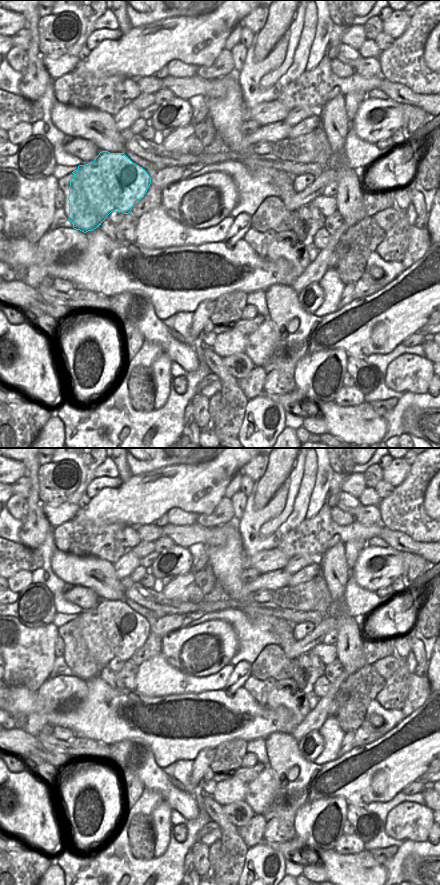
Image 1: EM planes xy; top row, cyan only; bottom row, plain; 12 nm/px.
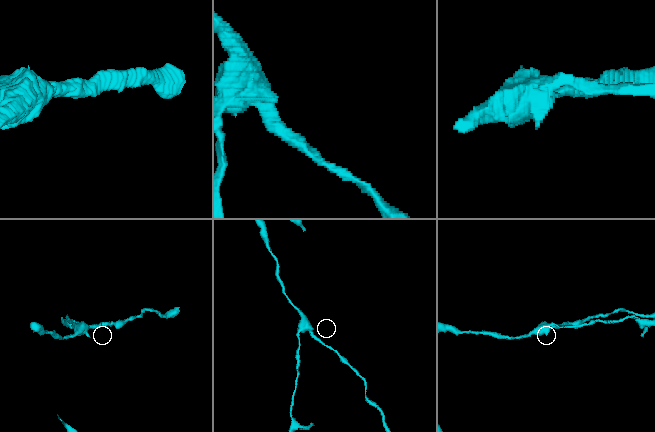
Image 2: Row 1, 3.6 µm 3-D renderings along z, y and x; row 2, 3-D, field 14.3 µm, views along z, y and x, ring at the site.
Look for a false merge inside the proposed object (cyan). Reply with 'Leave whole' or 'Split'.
Split.

